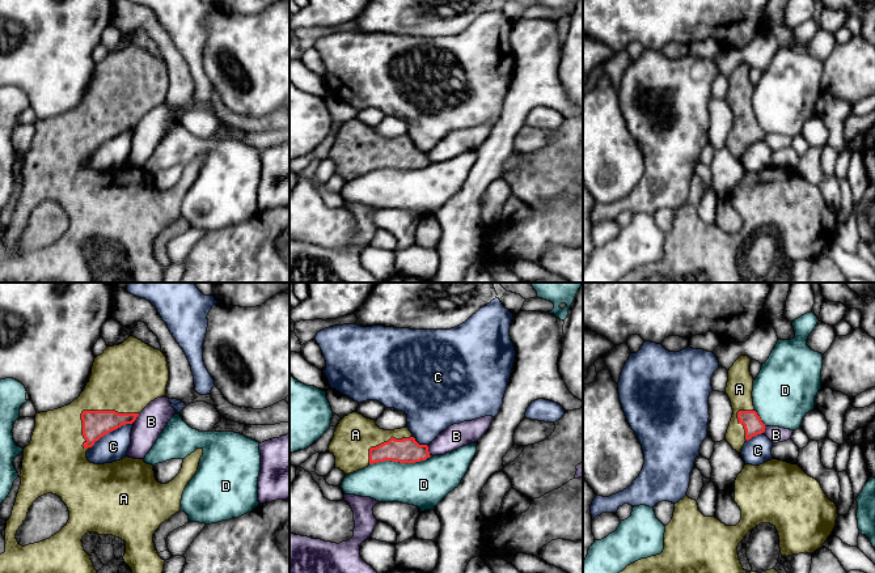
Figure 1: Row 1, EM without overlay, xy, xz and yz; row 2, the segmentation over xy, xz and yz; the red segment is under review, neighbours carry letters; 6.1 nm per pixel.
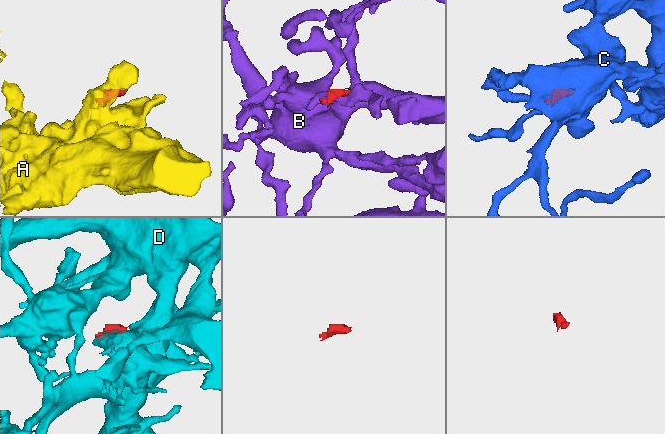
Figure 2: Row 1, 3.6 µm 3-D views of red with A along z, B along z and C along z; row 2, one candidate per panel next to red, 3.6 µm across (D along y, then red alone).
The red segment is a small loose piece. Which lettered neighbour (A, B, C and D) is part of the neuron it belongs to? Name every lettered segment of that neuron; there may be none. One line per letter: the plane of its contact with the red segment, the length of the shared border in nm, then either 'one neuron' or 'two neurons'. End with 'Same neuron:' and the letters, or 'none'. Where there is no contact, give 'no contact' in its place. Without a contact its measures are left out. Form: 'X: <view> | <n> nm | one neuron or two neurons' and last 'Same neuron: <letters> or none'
A: xy | 400 nm | one neuron
B: xy | 80 nm | two neurons
C: xy | 300 nm | two neurons
D: xz | 380 nm | two neurons
Same neuron: A

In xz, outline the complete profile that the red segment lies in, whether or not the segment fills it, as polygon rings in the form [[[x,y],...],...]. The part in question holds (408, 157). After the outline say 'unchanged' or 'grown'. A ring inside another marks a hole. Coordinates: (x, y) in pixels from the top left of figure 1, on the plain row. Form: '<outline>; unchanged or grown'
[[[358,119],[339,128],[329,158],[335,164],[335,175],[346,182],[379,169],[415,170],[431,164],[428,153],[419,152],[407,133],[384,137]]]; grown

